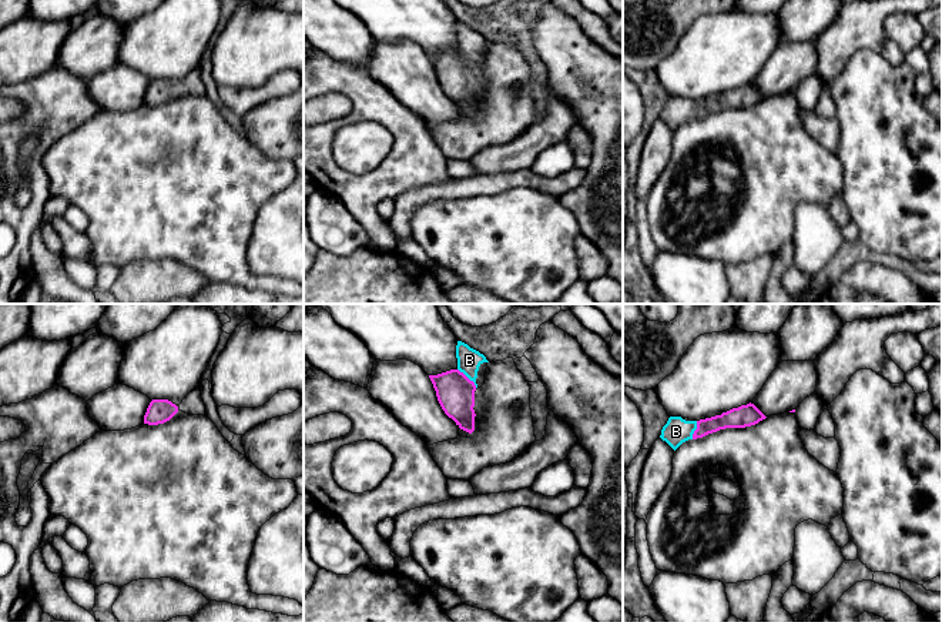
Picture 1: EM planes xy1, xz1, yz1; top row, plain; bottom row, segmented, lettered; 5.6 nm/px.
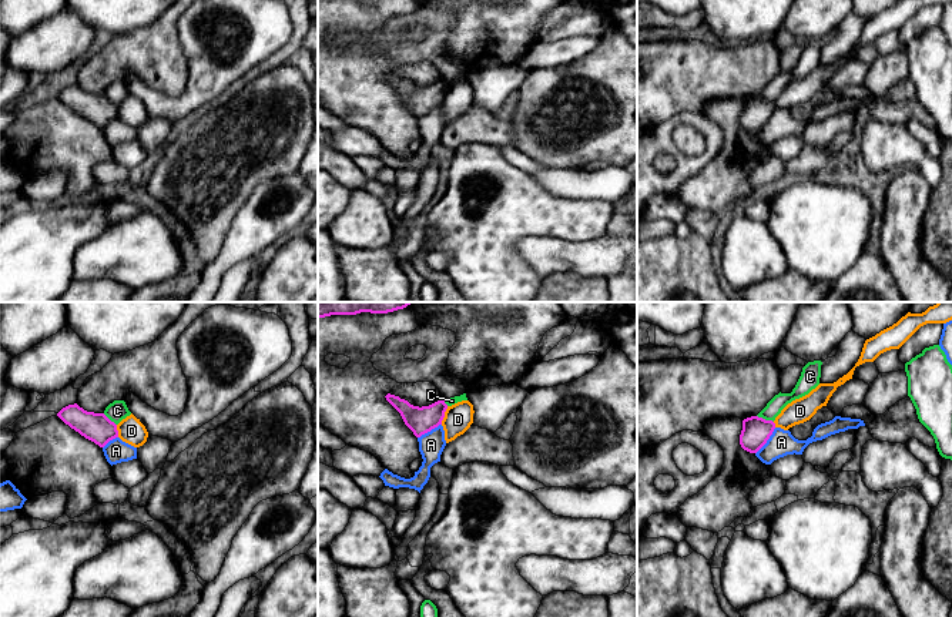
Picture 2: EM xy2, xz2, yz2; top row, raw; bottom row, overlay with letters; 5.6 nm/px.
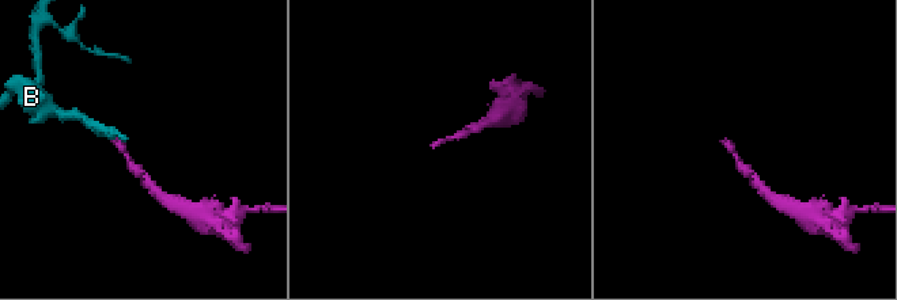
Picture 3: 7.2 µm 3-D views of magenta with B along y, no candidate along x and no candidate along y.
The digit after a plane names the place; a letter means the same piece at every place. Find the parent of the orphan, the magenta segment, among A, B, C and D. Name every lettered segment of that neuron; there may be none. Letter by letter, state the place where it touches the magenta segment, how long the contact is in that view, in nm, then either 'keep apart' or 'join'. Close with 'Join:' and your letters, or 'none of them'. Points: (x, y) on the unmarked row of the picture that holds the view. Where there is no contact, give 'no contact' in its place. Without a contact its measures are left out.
A: yz2 (767, 120) | 190 nm | keep apart
B: xz1 (466, 57) | 160 nm | join
C: yz2 (764, 100) | 100 nm | keep apart
D: xz2 (443, 96) | 110 nm | keep apart
Join: B

